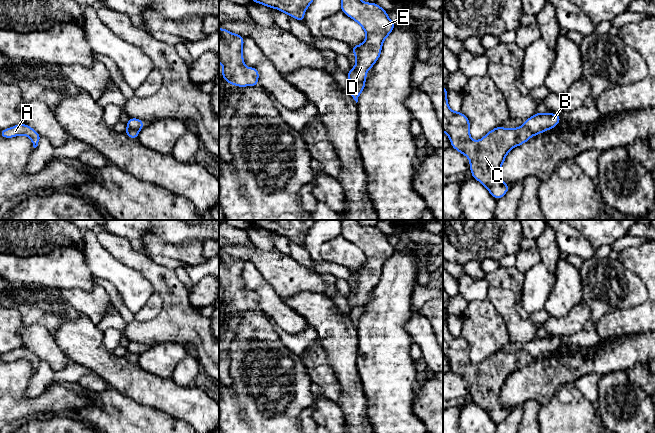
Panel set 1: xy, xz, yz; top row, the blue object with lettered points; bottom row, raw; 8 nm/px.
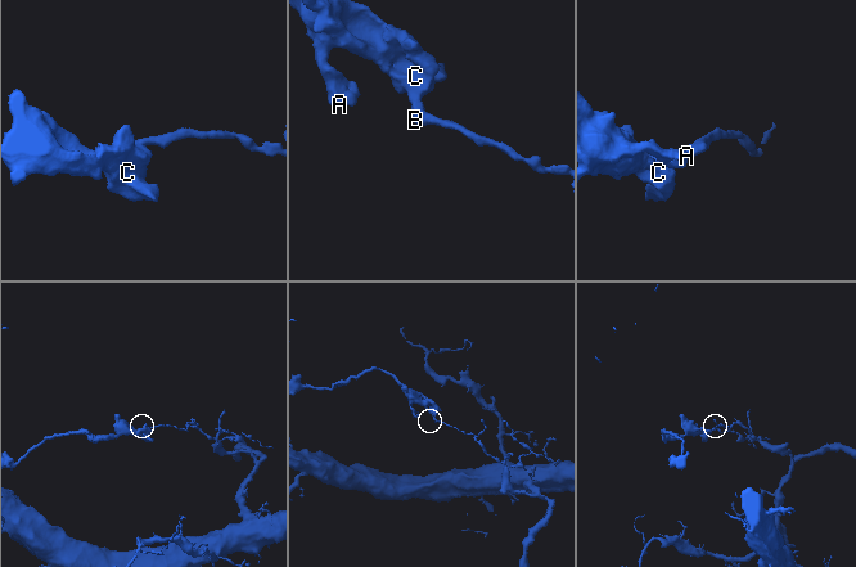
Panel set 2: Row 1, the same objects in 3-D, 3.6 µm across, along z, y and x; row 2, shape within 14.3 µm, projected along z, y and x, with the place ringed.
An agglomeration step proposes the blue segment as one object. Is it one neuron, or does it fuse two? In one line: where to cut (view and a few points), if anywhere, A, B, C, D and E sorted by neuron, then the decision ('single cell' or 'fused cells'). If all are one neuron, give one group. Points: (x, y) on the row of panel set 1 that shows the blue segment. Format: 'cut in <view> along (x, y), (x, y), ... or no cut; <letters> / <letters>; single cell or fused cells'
cut in xz along (364, 80), (351, 84); A C D E / B; fused cells

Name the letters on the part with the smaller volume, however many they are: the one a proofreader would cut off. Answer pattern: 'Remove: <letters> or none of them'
Remove: A, C, D, E

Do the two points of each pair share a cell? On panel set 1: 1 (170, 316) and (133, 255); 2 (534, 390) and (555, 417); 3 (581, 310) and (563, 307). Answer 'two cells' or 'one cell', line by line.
1: one cell
2: two cells
3: two cells

